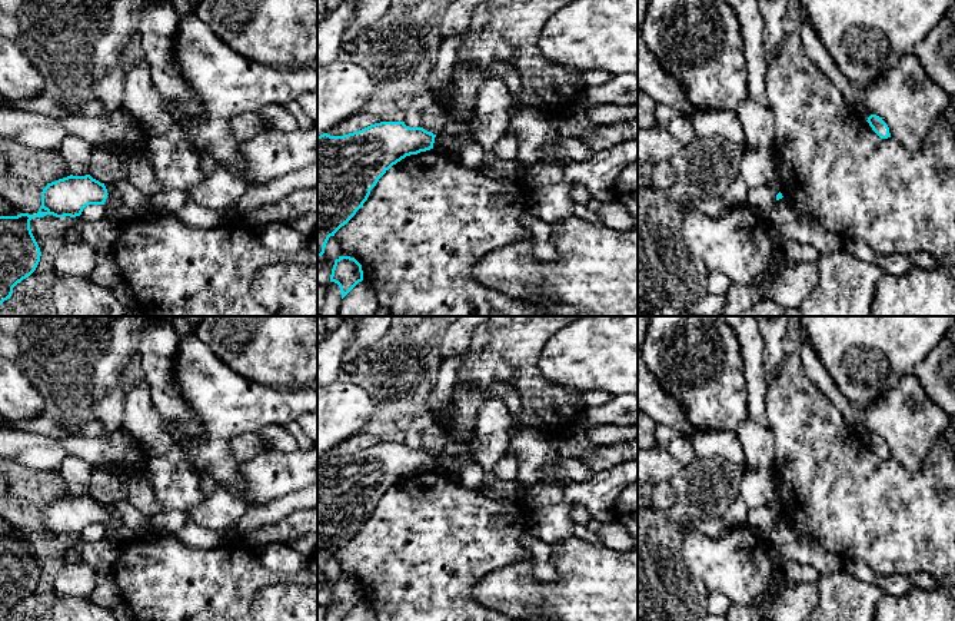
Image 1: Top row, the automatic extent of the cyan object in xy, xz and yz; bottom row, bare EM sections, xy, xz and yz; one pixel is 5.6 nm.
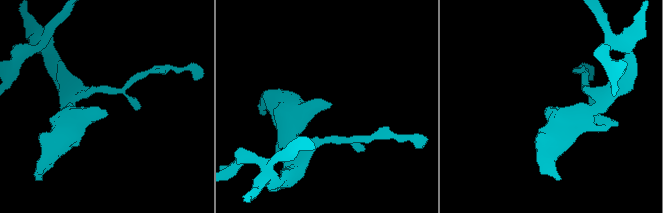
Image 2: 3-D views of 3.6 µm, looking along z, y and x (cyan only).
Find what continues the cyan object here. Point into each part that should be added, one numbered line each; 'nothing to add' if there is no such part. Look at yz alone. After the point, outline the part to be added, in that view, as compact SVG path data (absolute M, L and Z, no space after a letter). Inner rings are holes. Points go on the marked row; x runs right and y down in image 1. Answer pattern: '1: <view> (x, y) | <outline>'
nothing to add

